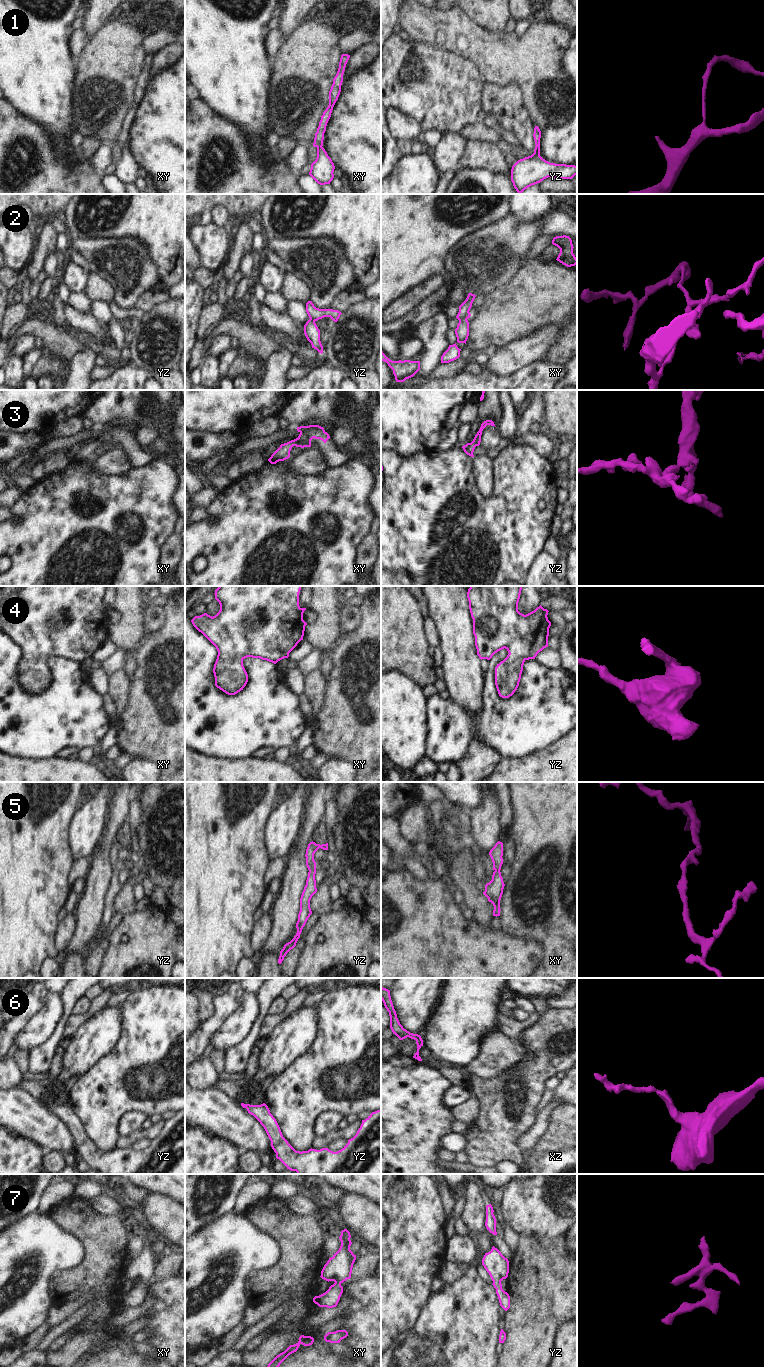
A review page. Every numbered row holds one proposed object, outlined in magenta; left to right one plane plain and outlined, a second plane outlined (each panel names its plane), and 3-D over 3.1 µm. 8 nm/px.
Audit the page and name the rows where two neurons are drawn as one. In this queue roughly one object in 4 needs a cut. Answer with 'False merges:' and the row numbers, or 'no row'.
False merges: 2

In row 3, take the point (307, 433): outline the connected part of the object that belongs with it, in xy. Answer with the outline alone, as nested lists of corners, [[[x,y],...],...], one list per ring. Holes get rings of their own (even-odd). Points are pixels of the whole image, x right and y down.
[[[309,425],[297,427],[299,436],[287,443],[281,444],[280,447],[271,455],[268,461],[271,464],[276,464],[279,461],[284,461],[290,457],[290,451],[293,446],[296,447],[311,447],[311,440],[313,438],[320,439],[324,443],[330,439],[329,434],[319,425]]]

